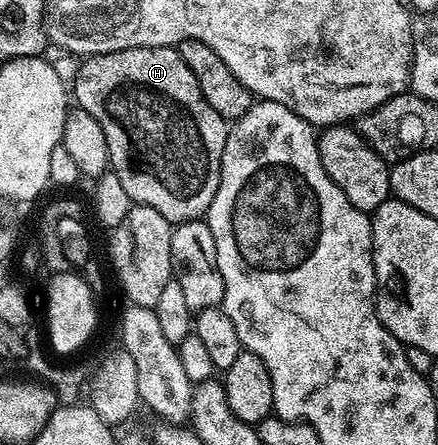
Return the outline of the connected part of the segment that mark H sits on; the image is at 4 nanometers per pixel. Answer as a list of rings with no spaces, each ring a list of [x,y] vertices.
[[[168,45],[163,47],[131,47],[123,51],[95,53],[86,56],[82,61],[85,62],[78,67],[77,78],[71,81],[71,93],[75,98],[76,108],[87,111],[87,115],[95,115],[95,119],[99,119],[99,123],[103,127],[103,135],[107,135],[111,172],[119,175],[119,183],[123,183],[123,191],[127,191],[130,202],[146,205],[159,211],[159,215],[163,215],[171,223],[204,218],[211,207],[211,199],[215,199],[215,191],[219,187],[223,147],[227,143],[229,125],[219,115],[219,111],[215,111],[215,107],[211,107],[211,103],[207,103],[207,99],[203,99],[203,91],[199,91],[199,82],[196,81],[195,75],[191,75],[191,67],[187,67],[187,63],[183,63],[180,48]]]

